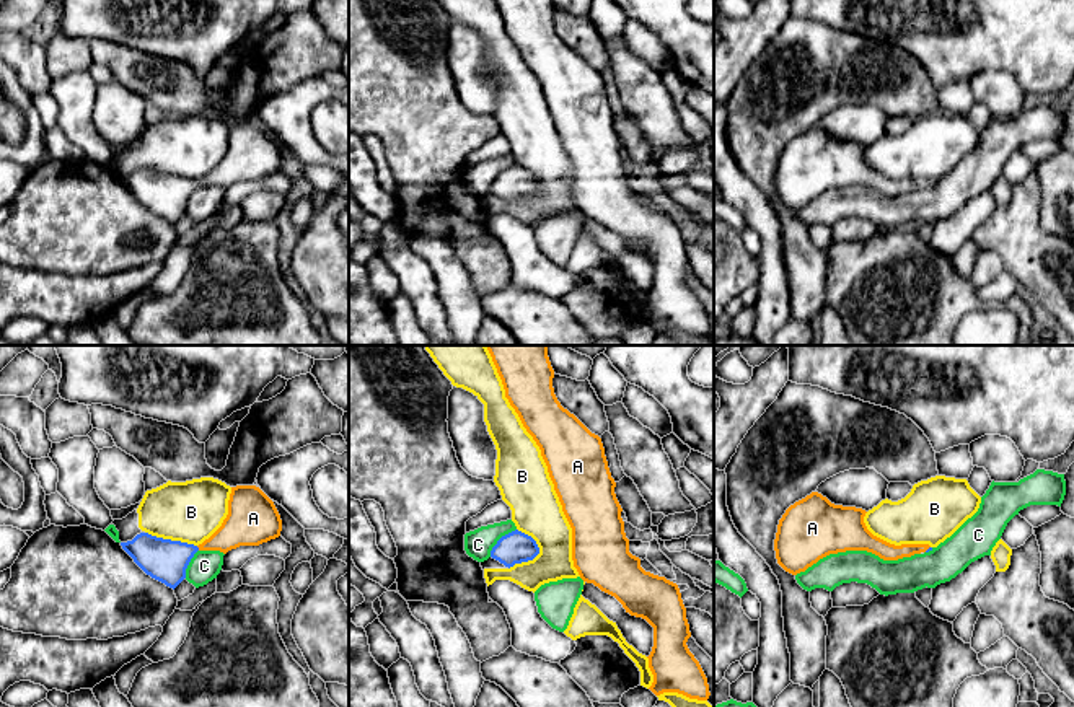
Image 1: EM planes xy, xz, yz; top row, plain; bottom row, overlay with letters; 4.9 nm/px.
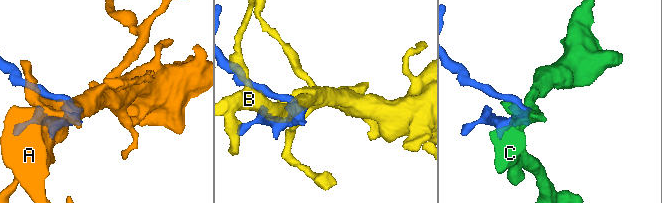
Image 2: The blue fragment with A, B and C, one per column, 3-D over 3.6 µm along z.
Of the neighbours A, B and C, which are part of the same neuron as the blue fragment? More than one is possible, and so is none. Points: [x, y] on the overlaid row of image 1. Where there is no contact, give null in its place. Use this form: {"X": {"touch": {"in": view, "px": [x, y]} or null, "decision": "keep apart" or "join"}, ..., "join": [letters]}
{"A": {"touch": {"in": "xy", "px": [198, 548]}, "decision": "join"}, "B": {"touch": {"in": "xz", "px": [538, 553]}, "decision": "keep apart"}, "C": {"touch": {"in": "xz", "px": [499, 540]}, "decision": "keep apart"}, "join": ["A"]}

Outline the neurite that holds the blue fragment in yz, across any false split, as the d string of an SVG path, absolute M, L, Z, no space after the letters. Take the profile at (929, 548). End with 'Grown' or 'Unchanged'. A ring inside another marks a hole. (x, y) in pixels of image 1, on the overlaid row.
M818 492L790 505L777 525L774 551L777 564L797 575L820 559L846 552L867 551L883 560L898 560L929 552L929 544L890 544L874 536L865 523L865 510L831 503Z. Grown

